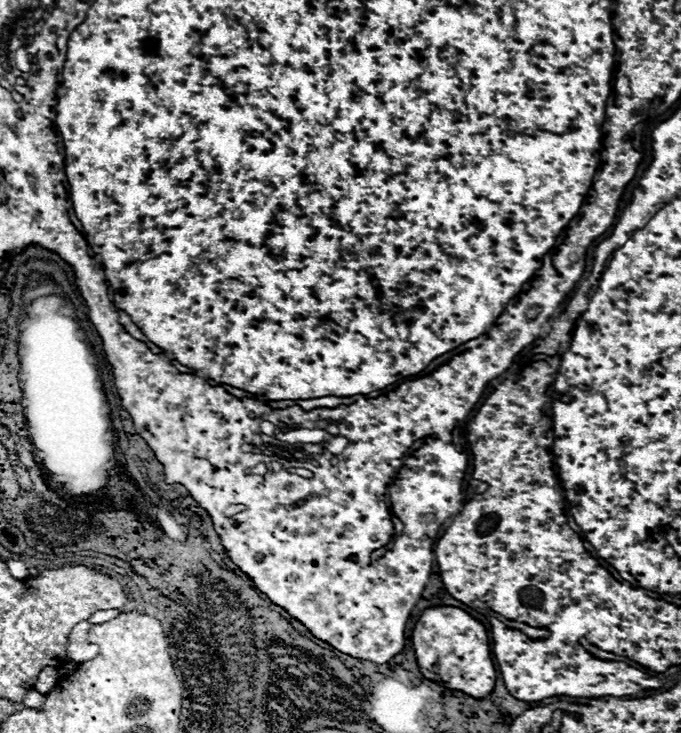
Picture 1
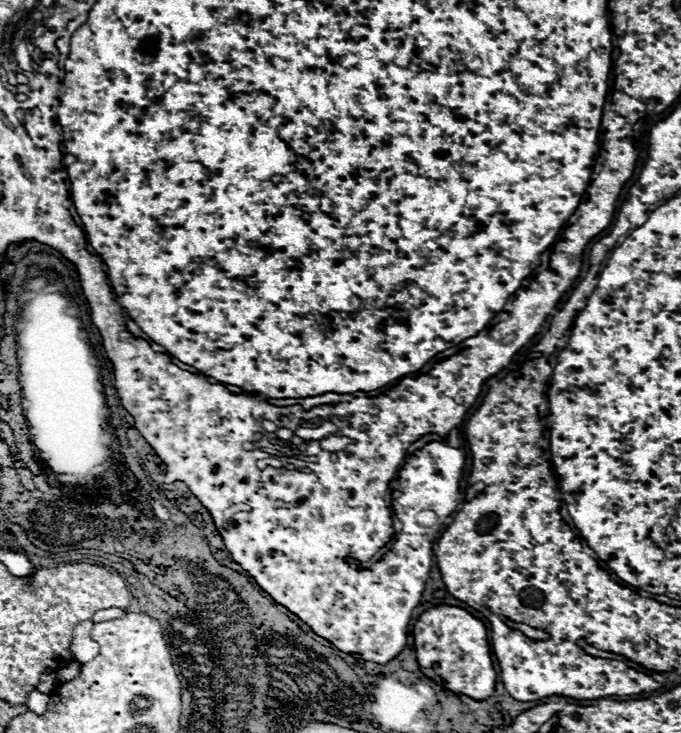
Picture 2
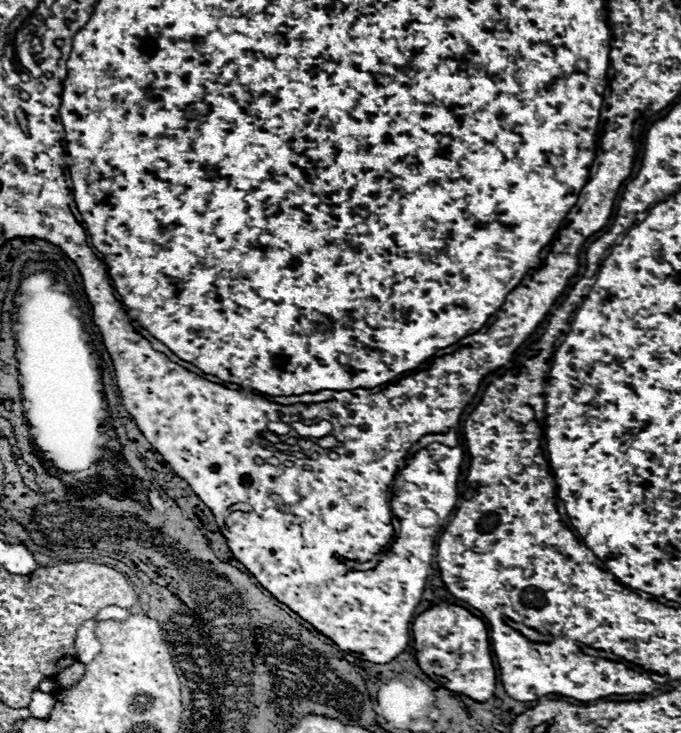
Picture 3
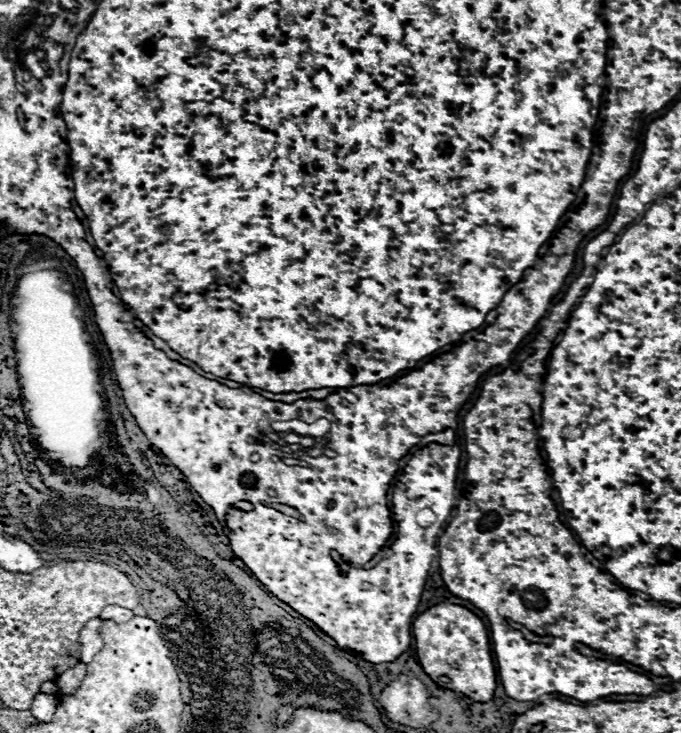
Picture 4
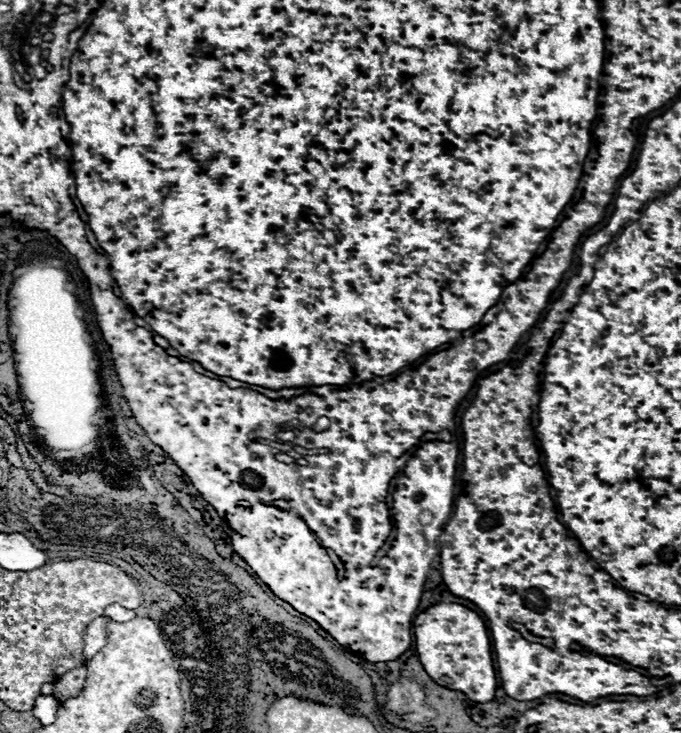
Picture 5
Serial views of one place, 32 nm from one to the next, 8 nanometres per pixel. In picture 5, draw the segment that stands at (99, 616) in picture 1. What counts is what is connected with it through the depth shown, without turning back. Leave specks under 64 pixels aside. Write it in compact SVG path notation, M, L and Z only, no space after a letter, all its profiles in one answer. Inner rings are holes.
M118 604L108 606L103 615L115 622L127 622L136 617L135 611L123 608Z

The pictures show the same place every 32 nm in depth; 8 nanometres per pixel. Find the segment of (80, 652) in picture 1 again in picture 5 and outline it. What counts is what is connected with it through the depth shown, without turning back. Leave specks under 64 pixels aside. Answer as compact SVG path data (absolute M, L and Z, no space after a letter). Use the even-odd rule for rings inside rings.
M100 616L88 626L86 636L84 636L84 656L88 660L106 644L106 624L108 622L110 622L110 618Z

